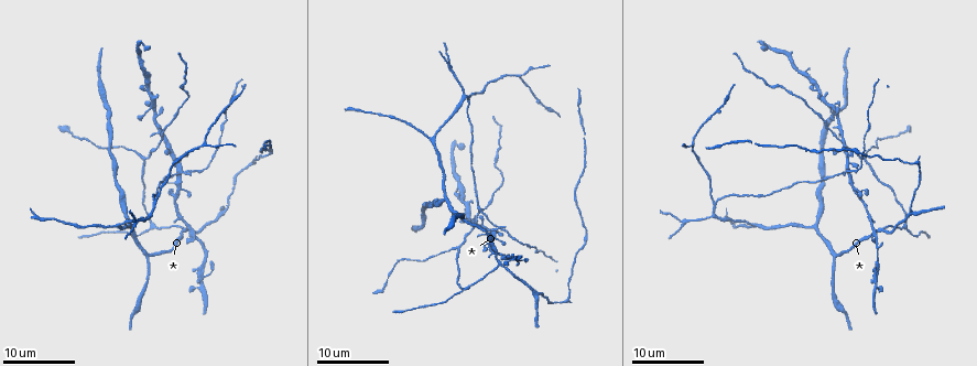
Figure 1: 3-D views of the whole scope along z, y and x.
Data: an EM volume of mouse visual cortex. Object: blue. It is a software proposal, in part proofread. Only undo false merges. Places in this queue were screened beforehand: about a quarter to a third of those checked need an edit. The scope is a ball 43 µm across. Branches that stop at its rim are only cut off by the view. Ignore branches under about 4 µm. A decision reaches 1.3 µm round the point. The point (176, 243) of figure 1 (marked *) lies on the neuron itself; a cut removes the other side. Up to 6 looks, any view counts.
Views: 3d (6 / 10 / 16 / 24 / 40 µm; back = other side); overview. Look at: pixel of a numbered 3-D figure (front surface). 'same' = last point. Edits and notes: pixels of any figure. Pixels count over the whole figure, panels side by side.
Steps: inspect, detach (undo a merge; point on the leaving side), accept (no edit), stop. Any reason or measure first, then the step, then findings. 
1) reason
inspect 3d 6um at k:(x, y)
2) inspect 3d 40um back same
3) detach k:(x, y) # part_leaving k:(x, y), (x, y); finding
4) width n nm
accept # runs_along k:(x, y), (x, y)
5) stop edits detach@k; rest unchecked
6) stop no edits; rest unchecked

three-way junction
inspect 3d 16um at 1:(186, 230)

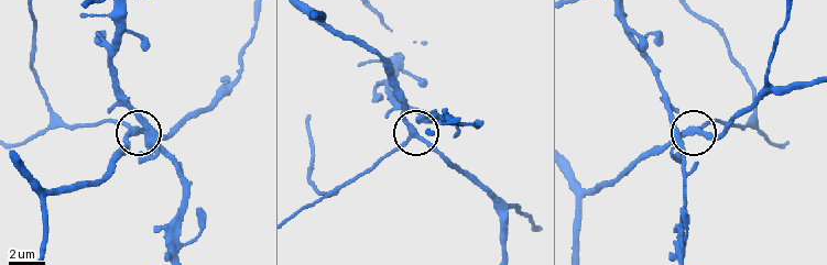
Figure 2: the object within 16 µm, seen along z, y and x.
inspect 3d 6um at 2:(135, 128)

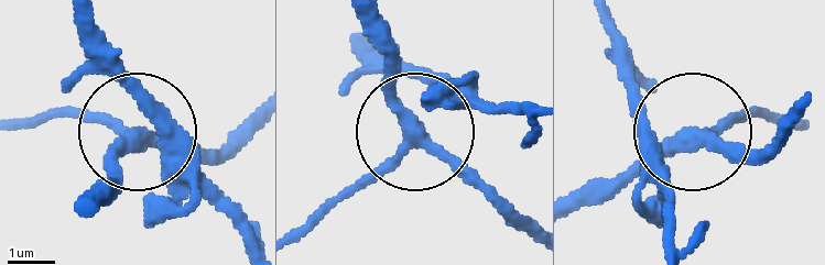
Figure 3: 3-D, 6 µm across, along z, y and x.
arms 3
accept # runs_along 3:(373, 19), (393, 102), (505, 217); continuous, no second neuron

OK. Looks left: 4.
looks like a crossing
inspect 3d 24um at 1:(166, 138)

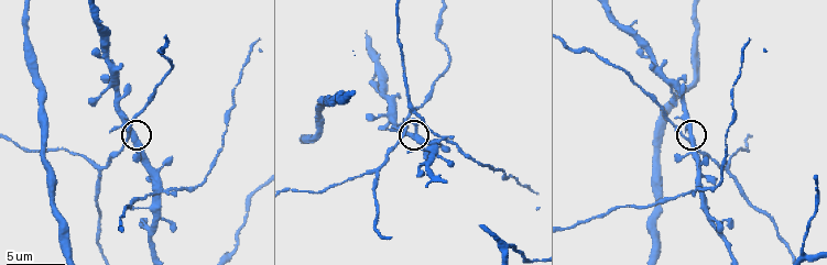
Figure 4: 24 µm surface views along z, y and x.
inspect 3d 10um at 4:(691, 138)

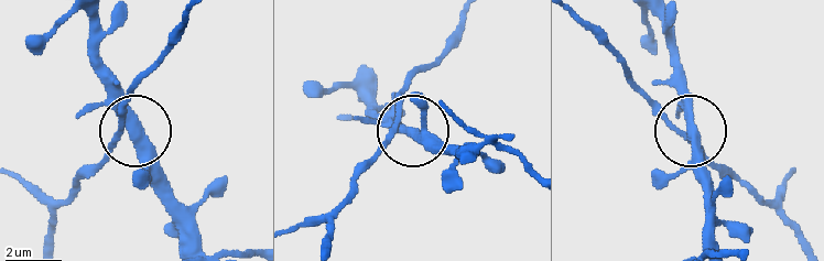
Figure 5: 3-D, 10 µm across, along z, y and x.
arms 4
accept # one neuron here

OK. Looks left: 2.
arms part here
inspect 3d 16um at 1:(714, 212)

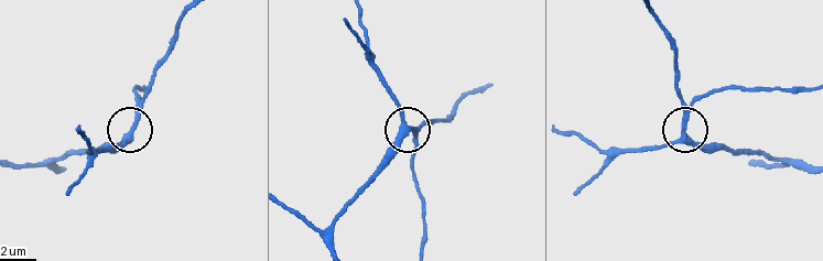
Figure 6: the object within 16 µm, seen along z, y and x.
closer look
inspect 3d 6um at 6:(130, 133)

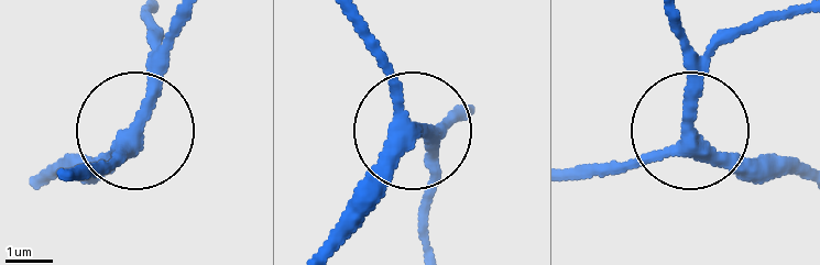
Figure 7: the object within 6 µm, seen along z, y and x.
side_arm 9 um
accept # runs_along 7:(316, 245), (403, 128), (368, 36); one neuron here

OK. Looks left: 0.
stop no edits; rest unchecked

